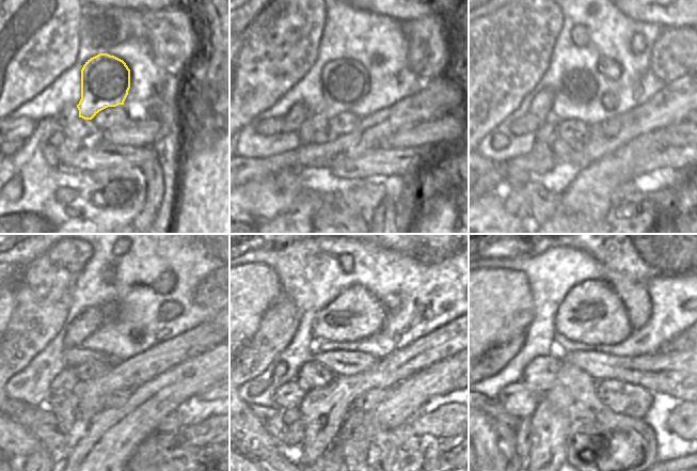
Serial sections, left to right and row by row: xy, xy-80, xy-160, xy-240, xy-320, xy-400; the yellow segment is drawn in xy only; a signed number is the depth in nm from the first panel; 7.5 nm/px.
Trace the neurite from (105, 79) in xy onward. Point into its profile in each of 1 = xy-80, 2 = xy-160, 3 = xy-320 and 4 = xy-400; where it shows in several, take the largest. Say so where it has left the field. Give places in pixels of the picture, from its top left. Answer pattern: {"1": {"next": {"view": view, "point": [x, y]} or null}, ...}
{"1": {"next": {"view": "xy-80", "point": [345, 81]}}, "2": {"next": {"view": "xy-160", "point": [577, 83]}}, "3": {"next": {"view": "xy-320", "point": [290, 394]}}, "4": {"next": {"view": "xy-400", "point": [517, 398]}}}

